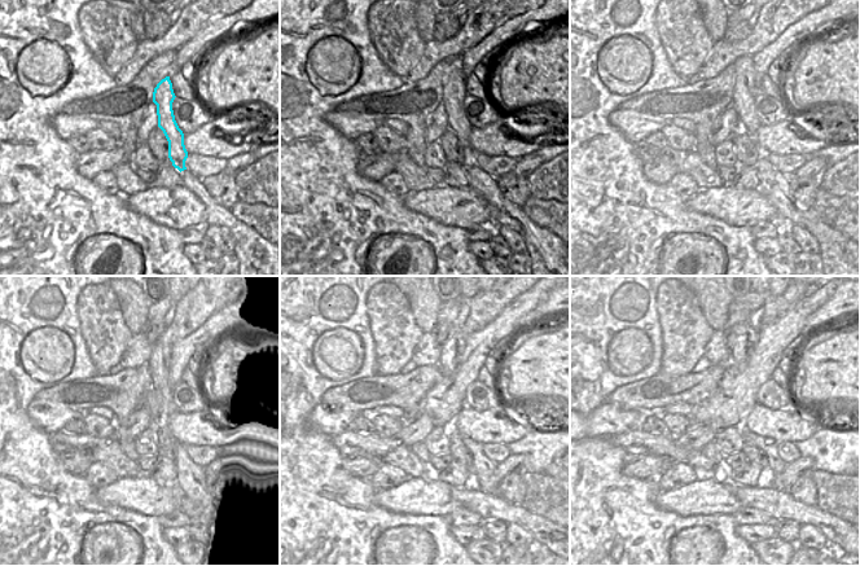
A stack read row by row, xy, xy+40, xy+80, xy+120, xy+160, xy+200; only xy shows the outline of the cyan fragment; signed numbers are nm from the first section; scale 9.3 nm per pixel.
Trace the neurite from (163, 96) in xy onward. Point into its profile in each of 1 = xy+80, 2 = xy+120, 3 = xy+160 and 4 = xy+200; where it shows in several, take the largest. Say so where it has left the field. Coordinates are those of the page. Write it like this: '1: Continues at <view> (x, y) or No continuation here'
1: Continues at xy+80 (744, 93)
2: Continues at xy+120 (158, 363)
3: Continues at xy+160 (452, 350)
4: Continues at xy+200 (747, 336).

